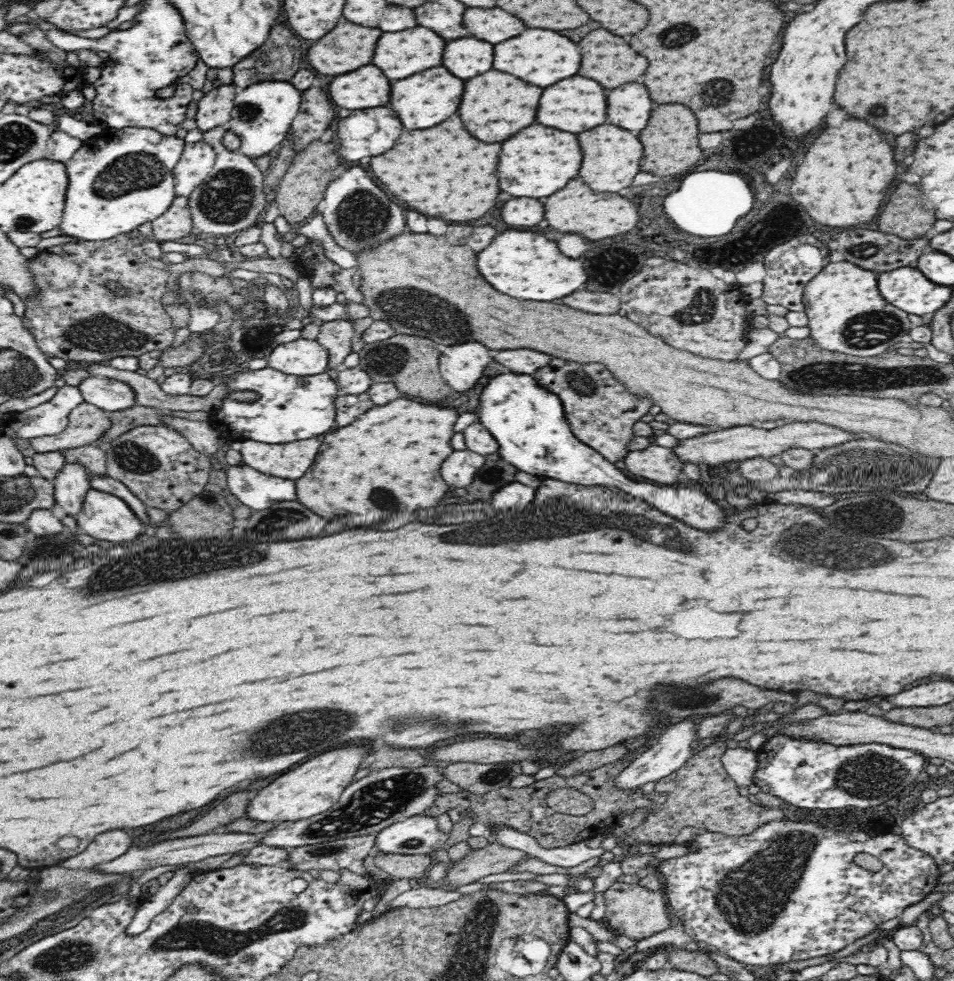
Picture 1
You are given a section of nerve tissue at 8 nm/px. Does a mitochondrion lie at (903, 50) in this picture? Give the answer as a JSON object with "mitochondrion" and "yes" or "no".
{"mitochondrion":"no"}

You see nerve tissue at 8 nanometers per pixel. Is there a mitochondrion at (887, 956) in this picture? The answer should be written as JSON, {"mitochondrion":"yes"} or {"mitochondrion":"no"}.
{"mitochondrion":"no"}

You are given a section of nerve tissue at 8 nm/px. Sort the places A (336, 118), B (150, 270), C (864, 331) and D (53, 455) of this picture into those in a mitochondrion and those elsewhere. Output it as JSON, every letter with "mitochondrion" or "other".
{"A":"other","B":"other","C":"mitochondrion","D":"other"}

